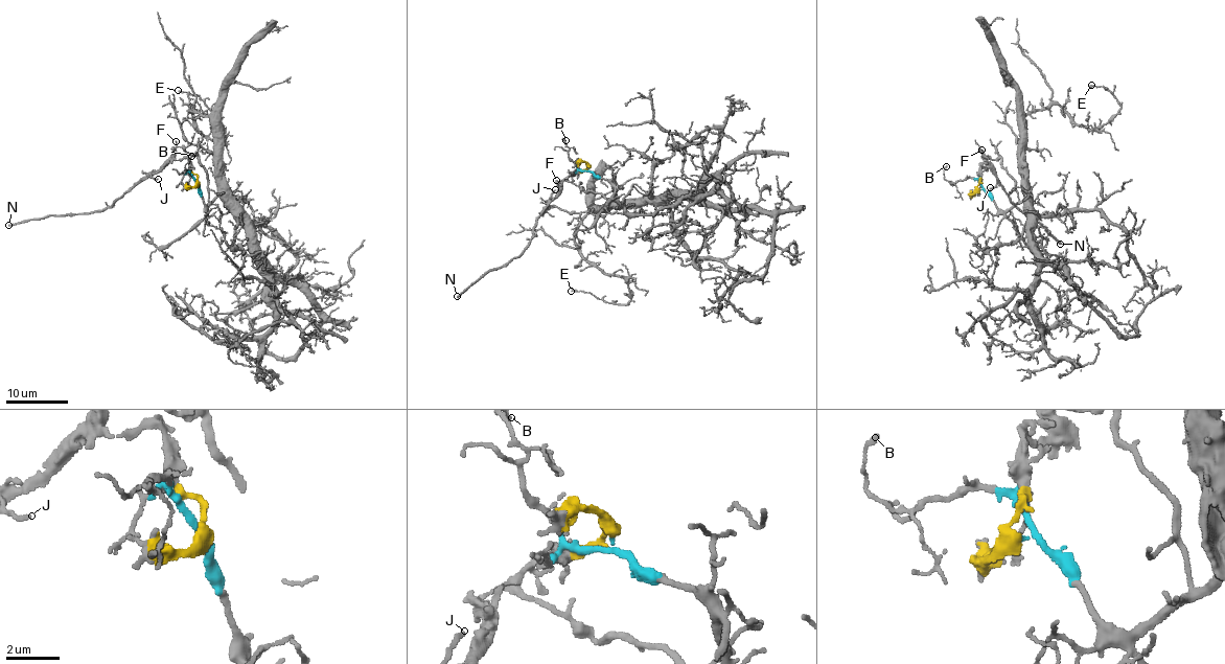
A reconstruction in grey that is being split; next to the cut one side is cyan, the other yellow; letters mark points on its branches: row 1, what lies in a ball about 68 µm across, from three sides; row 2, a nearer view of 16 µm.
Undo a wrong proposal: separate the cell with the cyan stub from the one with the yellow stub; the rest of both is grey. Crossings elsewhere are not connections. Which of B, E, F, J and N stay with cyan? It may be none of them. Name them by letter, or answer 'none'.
B, E, F

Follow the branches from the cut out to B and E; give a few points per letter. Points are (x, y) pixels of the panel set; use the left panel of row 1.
B: (197, 184), (189, 170), (185, 172), (184, 164), (192, 155)
E: (197, 184), (206, 209), (217, 195), (215, 124), (188, 111), (211, 139), (224, 127), (197, 95), (179, 90)

